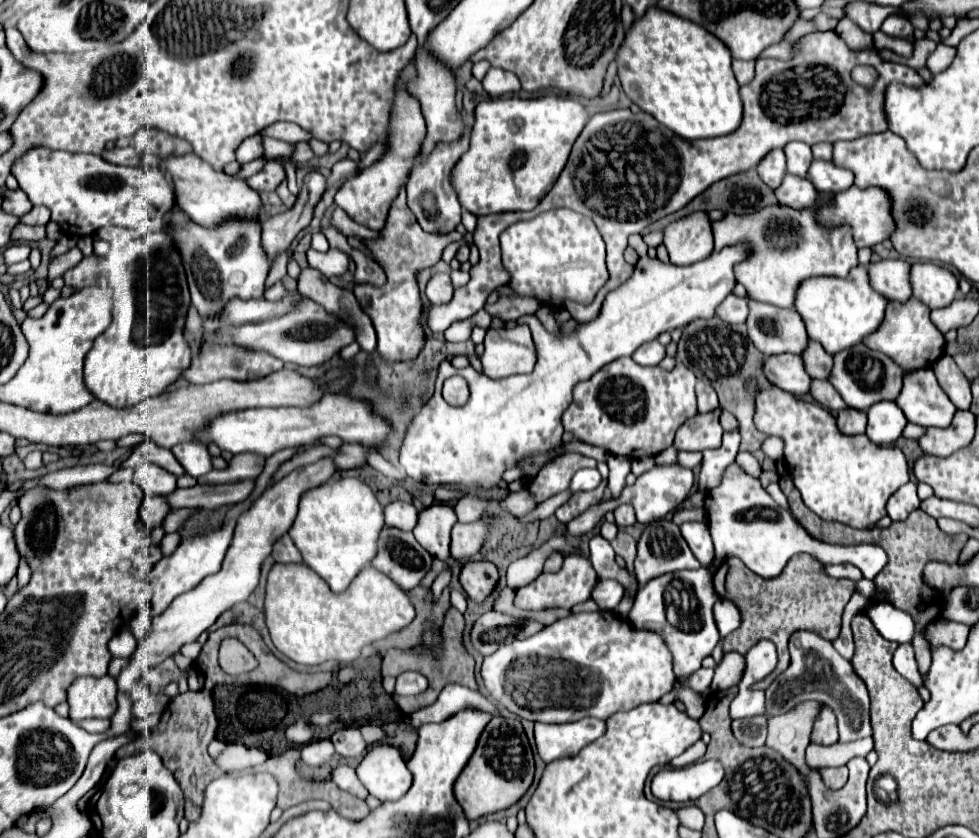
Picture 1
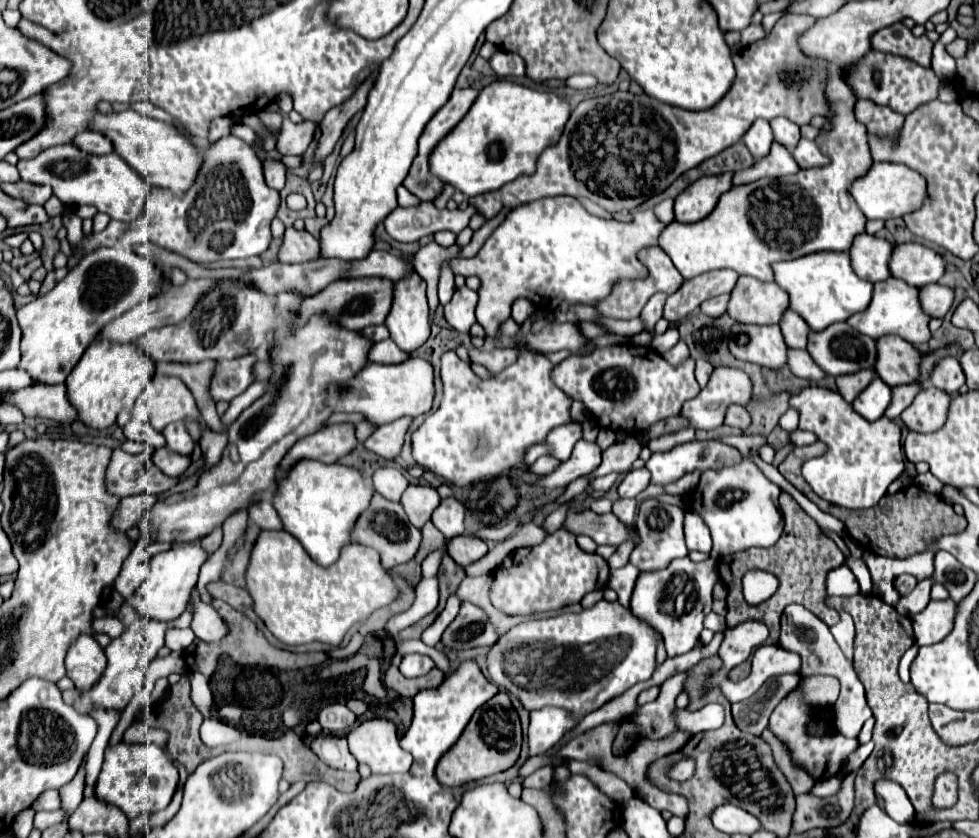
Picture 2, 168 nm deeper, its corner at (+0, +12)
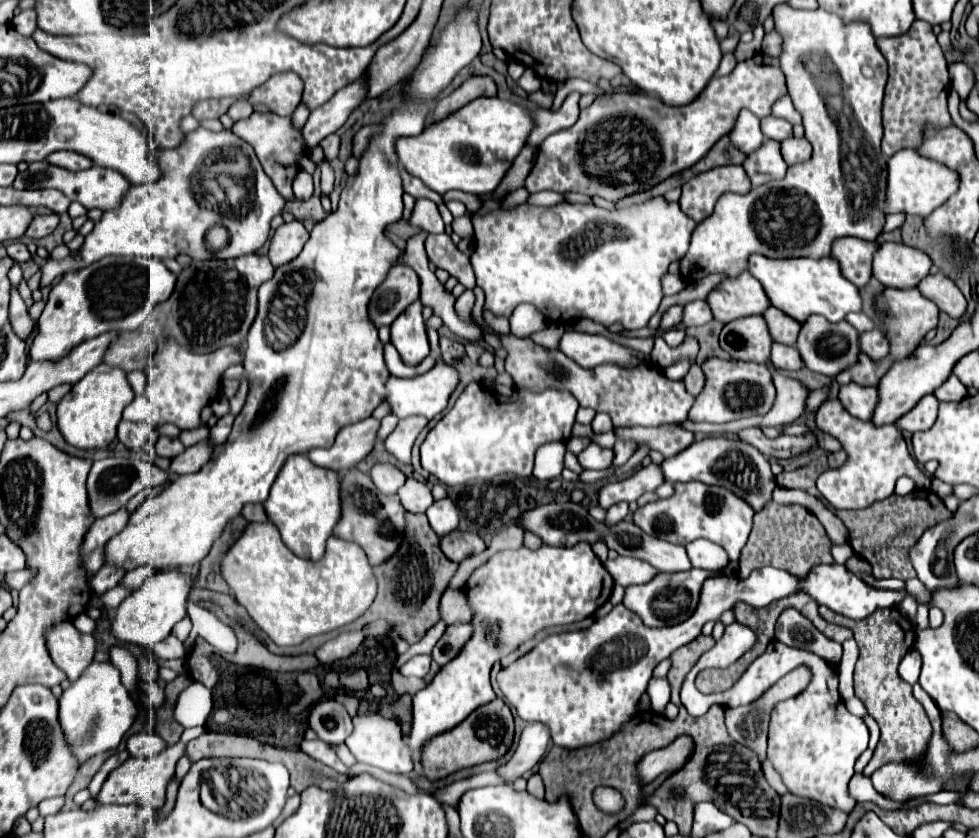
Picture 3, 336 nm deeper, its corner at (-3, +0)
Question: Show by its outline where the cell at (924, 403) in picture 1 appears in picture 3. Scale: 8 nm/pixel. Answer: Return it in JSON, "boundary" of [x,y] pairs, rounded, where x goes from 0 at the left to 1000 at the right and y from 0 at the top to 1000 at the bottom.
{"boundary":[[[896,391],[890,394],[890,396],[879,396],[879,399],[877,399],[877,415],[879,415],[884,422],[888,422],[890,427],[894,427],[894,430],[896,430],[896,425],[898,425],[898,430],[900,430],[900,427],[906,425],[906,420],[908,420],[906,403],[904,403]]]}

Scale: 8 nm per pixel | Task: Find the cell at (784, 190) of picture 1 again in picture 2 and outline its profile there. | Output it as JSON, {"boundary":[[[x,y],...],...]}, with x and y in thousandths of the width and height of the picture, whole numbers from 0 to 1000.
{"boundary":[[[791,169],[789,172],[789,181],[774,191],[768,200],[764,200],[762,205],[754,205],[750,208],[750,220],[764,220],[764,217],[770,217],[774,212],[797,212],[797,210],[803,210],[803,208],[811,208],[815,205],[817,198],[809,191],[809,184],[805,179],[801,179],[799,172]]]}

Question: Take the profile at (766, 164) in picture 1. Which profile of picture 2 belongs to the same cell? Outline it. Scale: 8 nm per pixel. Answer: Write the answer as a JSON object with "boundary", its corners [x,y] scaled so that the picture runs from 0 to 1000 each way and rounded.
{"boundary":[[[772,143],[768,148],[768,153],[762,158],[760,172],[768,181],[770,191],[776,191],[776,189],[784,186],[787,184],[787,174],[791,172],[791,162],[789,162],[787,148],[782,143]]]}

